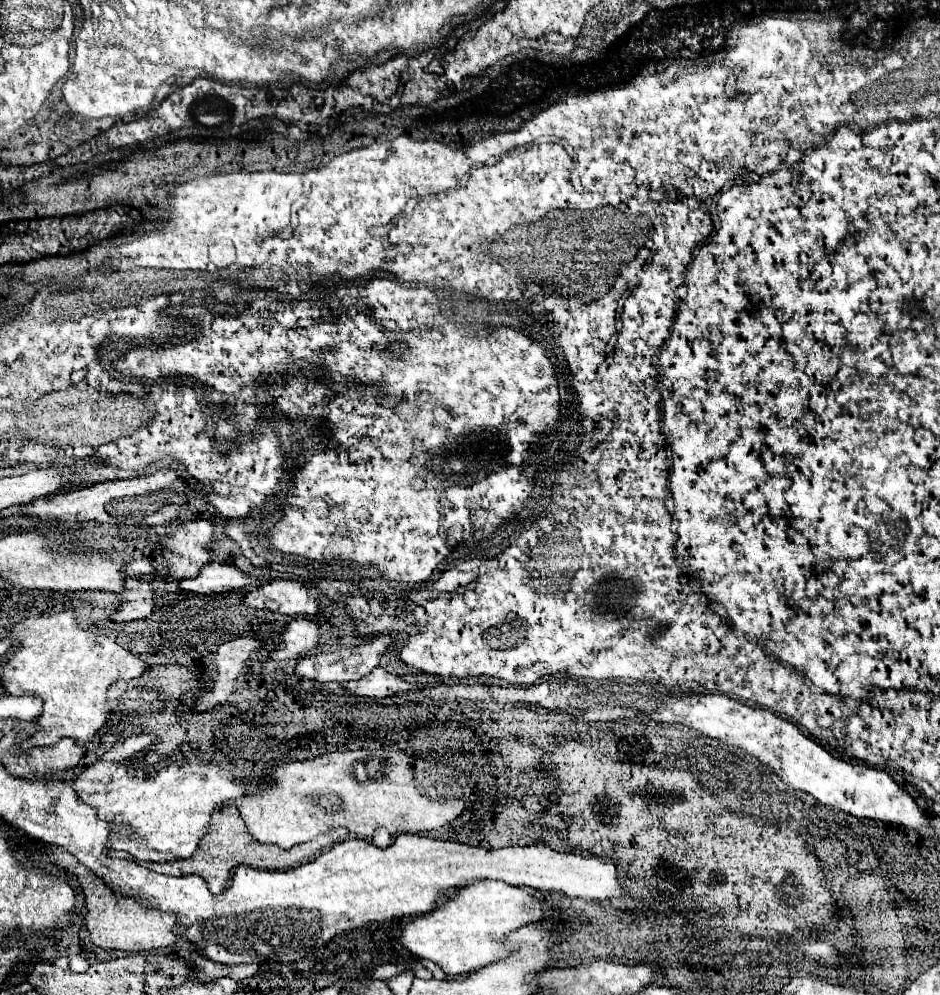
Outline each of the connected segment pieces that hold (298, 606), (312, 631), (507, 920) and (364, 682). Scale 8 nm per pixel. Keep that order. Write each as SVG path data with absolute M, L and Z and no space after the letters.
M276 579L272 583L266 583L262 587L252 589L246 595L246 603L250 607L262 607L272 609L284 615L318 615L320 605L316 603L310 589L300 581L288 581L288 579Z
M294 619L282 637L282 649L290 655L304 655L318 647L322 637L322 627L310 619Z
M476 881L460 889L434 911L410 921L400 941L418 959L430 959L446 975L454 977L516 953L518 947L512 947L506 935L540 919L544 919L544 905L526 889L504 881Z
M376 667L372 673L358 681L344 683L348 691L354 695L368 695L368 697L388 697L412 689L410 683L402 681L398 675L386 673L382 667Z

